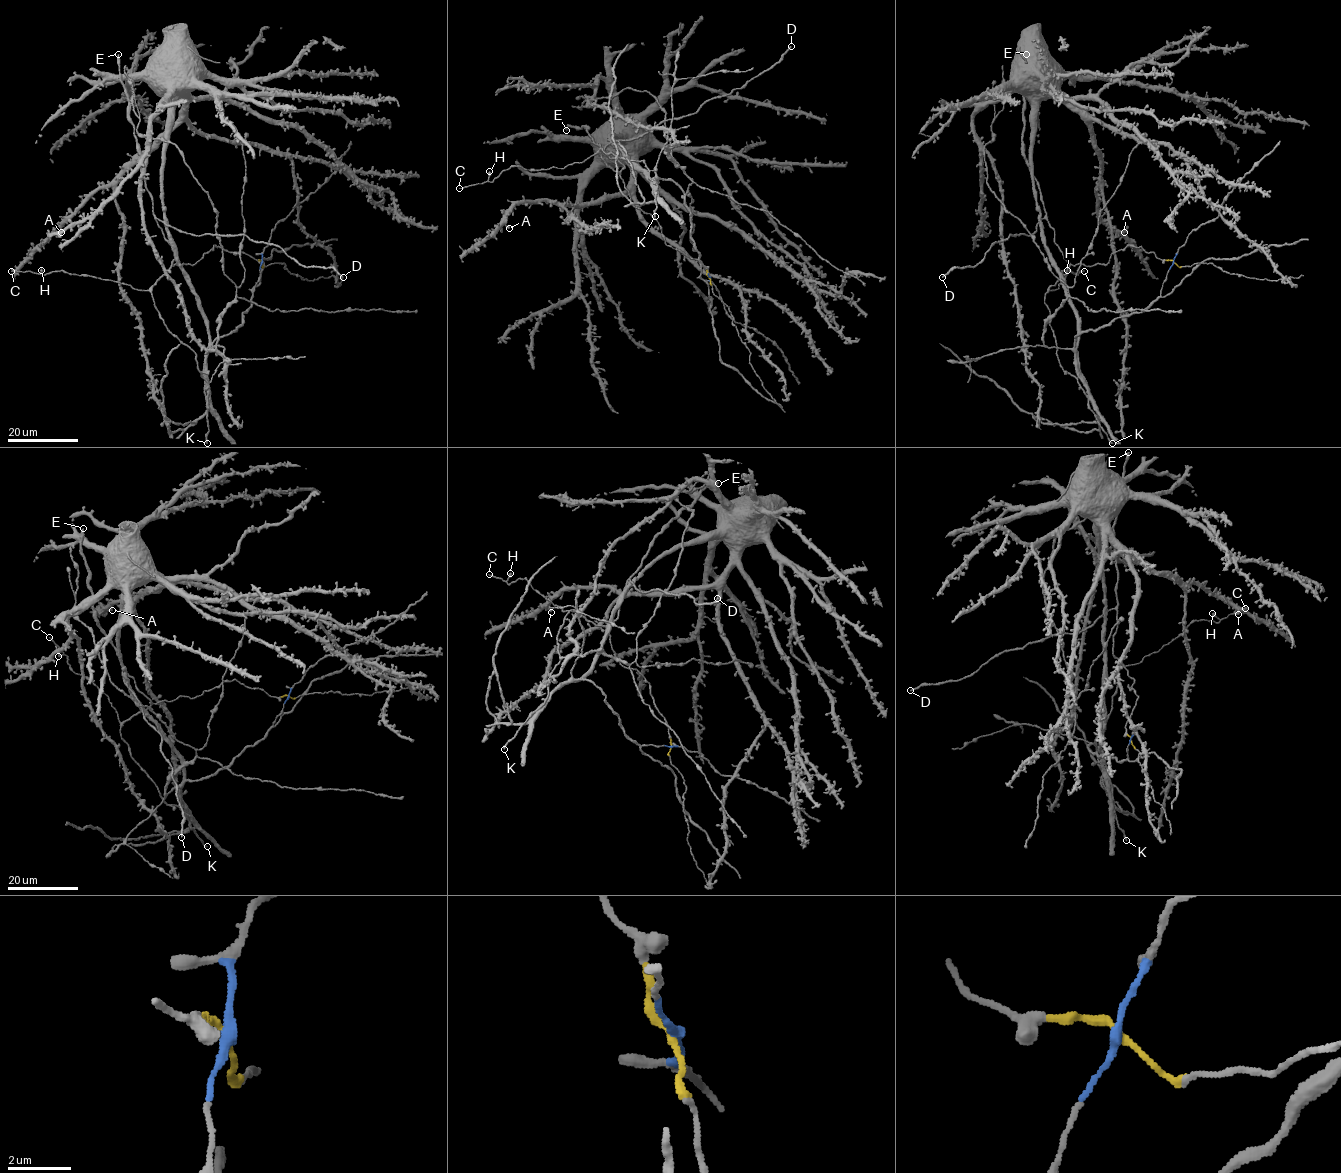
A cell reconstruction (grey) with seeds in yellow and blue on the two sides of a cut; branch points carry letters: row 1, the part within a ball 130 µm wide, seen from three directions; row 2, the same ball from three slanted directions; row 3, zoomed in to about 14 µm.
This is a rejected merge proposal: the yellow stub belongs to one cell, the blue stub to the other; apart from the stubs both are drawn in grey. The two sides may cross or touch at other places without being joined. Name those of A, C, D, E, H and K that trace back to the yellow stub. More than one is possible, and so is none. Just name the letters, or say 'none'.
C, D, E, H, K

